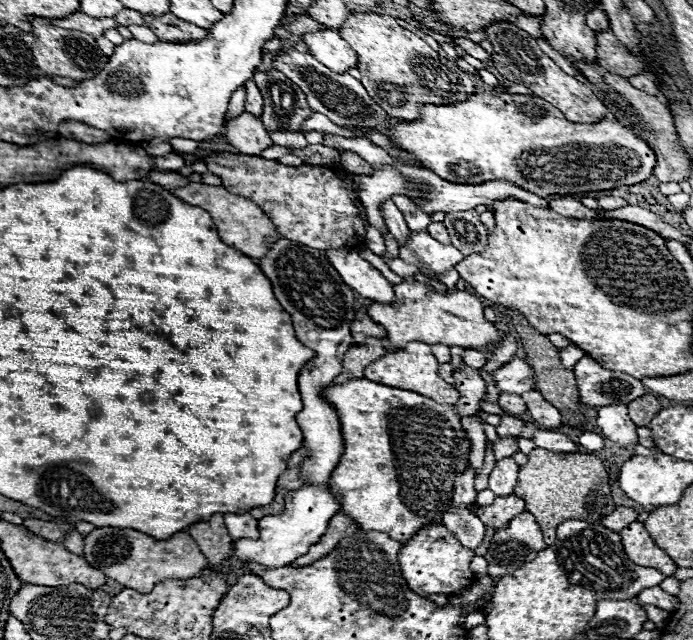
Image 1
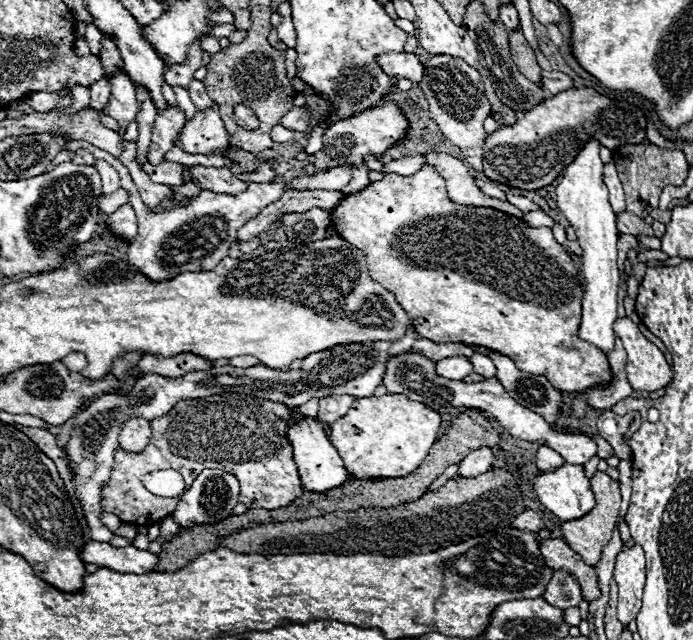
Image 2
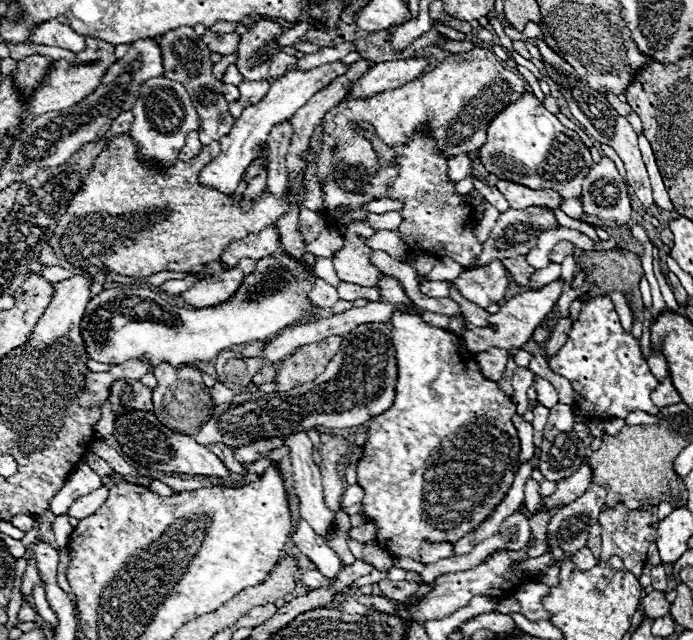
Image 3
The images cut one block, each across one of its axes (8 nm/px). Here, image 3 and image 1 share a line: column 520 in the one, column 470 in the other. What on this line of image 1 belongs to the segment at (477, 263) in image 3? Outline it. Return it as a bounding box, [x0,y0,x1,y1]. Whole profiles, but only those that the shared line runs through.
[444,210,488,256]

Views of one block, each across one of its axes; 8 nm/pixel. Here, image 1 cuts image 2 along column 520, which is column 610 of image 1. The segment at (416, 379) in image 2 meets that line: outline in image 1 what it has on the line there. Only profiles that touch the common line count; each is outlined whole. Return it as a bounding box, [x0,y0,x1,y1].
[598,404,638,446]

